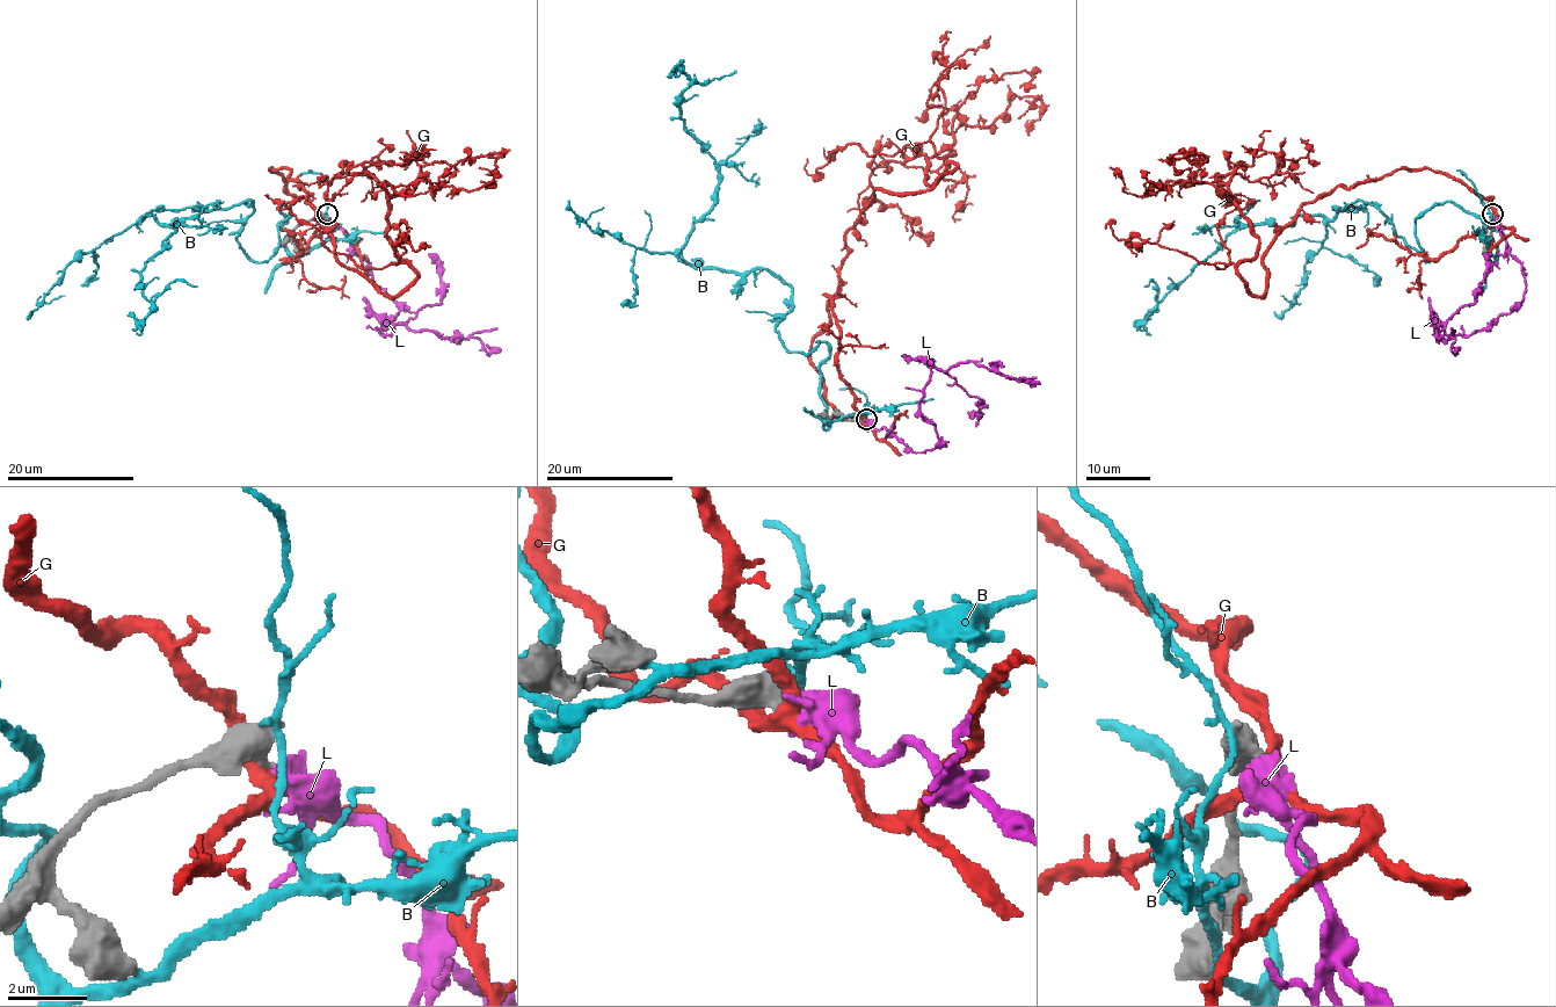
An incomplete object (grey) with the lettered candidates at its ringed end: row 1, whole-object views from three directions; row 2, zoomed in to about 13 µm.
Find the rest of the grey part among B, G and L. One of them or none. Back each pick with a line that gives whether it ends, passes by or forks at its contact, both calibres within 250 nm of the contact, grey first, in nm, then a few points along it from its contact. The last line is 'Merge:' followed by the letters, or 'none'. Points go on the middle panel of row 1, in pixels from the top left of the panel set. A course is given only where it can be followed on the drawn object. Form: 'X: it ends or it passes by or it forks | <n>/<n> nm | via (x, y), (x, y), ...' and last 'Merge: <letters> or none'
Merge: none

